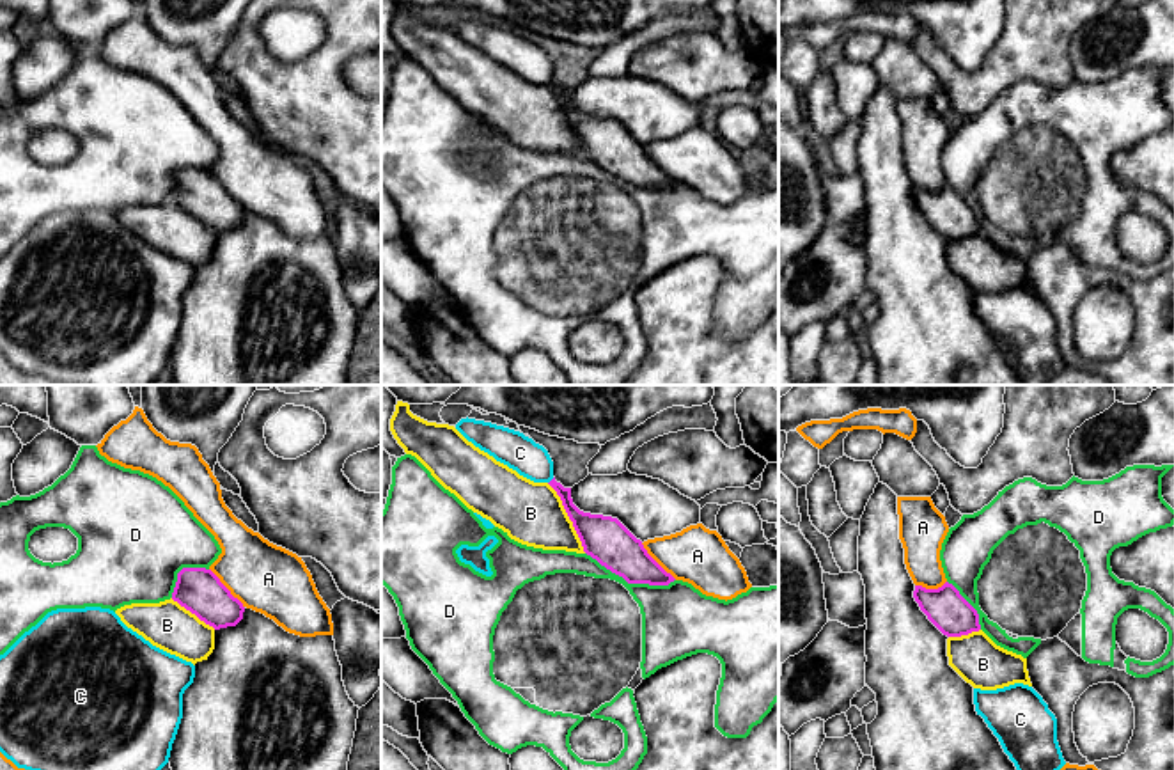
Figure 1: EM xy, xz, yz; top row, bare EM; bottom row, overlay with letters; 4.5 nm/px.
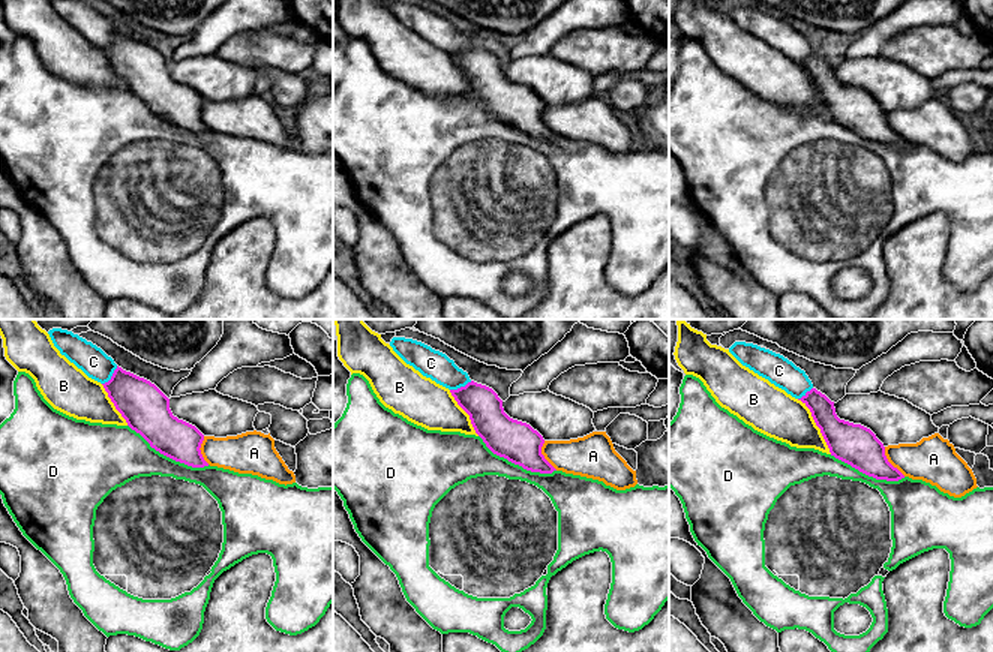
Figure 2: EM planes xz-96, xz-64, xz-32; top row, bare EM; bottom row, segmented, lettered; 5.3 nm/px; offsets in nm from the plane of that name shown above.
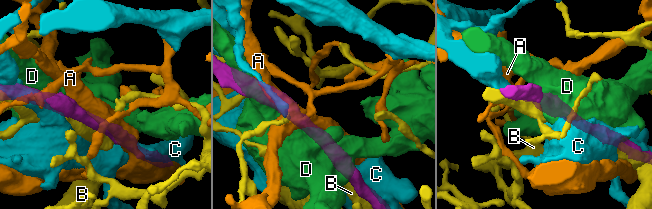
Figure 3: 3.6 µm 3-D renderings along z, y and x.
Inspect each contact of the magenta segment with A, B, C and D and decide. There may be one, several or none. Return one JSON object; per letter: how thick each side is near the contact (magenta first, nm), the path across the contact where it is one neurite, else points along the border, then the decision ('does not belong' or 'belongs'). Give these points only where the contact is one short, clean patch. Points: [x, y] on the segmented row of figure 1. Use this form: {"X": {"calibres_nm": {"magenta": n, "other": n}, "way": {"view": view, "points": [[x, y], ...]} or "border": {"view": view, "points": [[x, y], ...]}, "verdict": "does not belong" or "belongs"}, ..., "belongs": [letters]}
{"A": {"calibres_nm": {"magenta": 200, "other": 320}, "verdict": "belongs"}, "B": {"calibres_nm": {"magenta": 200, "other": 280}, "verdict": "does not belong"}, "C": {"calibres_nm": {"magenta": 110, "other": 160}, "verdict": "does not belong"}, "D": {"calibres_nm": {"magenta": 200, "other": 280}, "verdict": "does not belong"}, "belongs": ["A"]}

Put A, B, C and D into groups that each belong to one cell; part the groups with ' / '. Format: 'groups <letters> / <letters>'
groups A / B / C / D

